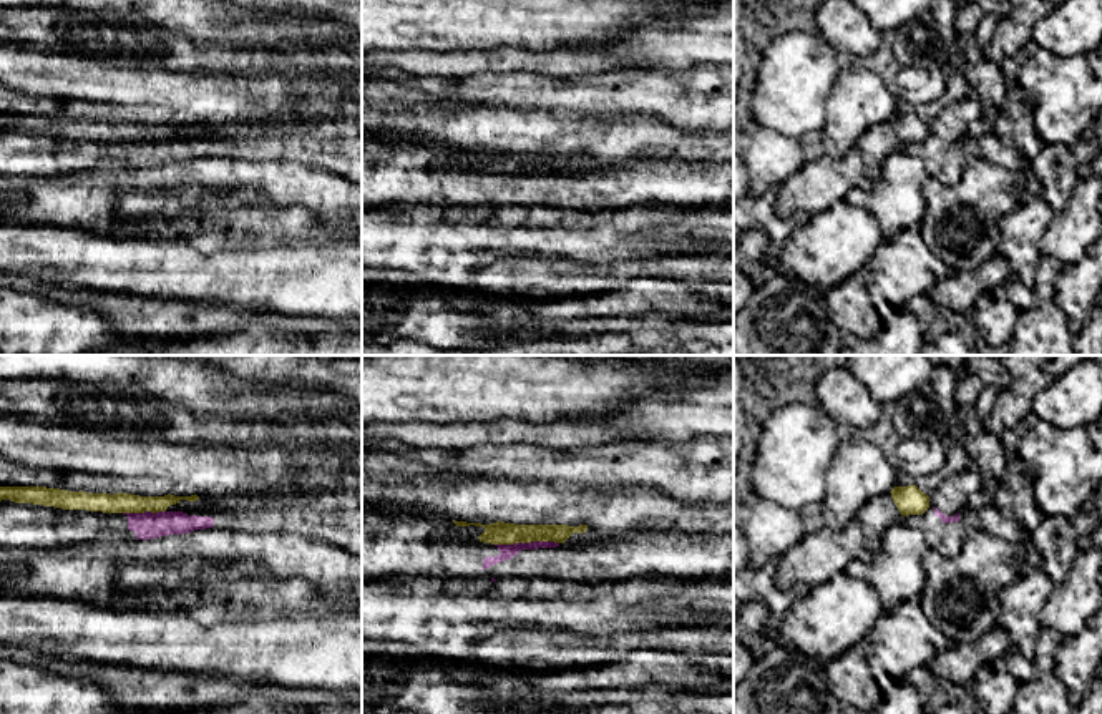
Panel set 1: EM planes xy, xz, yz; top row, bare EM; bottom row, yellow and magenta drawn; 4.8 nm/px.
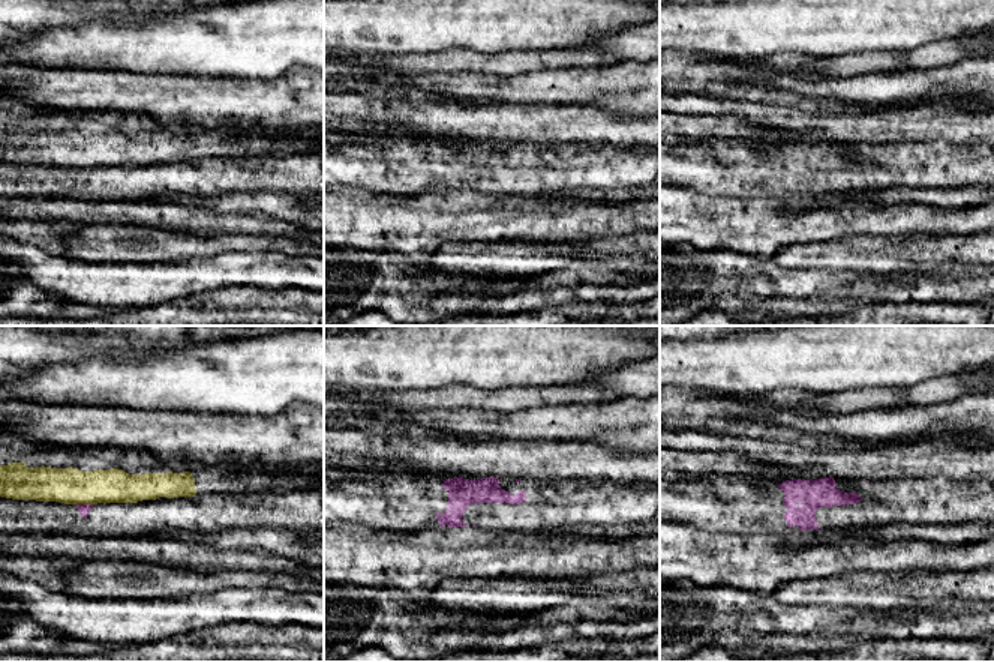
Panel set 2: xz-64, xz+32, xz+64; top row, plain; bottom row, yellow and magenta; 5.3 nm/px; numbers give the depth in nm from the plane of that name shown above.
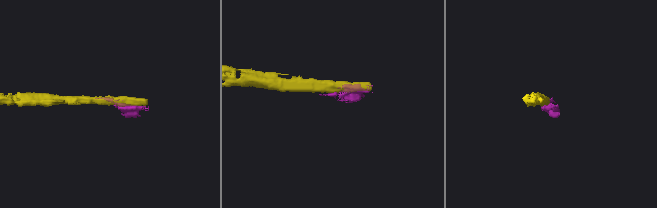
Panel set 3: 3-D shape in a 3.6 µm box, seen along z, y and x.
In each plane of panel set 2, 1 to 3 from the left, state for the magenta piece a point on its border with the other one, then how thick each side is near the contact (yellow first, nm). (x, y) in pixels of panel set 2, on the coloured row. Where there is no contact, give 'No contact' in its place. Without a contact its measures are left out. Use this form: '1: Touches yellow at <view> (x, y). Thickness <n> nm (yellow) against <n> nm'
1: Touches yellow at xz-64 (84, 503). Thickness 190 nm (yellow) against 60 nm
2: No contact
3: No contact

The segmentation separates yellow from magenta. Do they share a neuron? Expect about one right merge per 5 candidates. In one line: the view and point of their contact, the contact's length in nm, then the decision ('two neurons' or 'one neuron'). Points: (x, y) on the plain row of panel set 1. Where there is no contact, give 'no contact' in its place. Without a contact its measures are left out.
xz (526, 170) | 320 nm | two neurons

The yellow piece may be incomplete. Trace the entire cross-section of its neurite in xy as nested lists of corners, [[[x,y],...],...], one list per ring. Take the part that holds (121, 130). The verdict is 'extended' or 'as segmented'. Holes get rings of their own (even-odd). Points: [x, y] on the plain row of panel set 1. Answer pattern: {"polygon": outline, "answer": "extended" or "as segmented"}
{"polygon": [[[0,115],[0,130],[2,128],[55,134],[63,138],[88,138],[103,141],[158,141],[166,139],[171,133],[176,133],[181,128],[196,130],[199,125],[139,125],[123,120],[110,123],[68,120],[46,115]]], "answer": "as segmented"}

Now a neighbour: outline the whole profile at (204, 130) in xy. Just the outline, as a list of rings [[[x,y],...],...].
[[[201,125],[196,130],[179,128],[176,133],[168,134],[166,139],[194,141],[199,138],[221,138],[221,134],[211,125]]]

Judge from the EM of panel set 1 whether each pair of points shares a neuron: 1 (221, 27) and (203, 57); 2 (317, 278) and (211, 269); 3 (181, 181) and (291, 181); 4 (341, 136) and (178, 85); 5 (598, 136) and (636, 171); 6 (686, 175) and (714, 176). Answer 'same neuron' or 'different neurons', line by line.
1: different neurons
2: same neuron
3: same neuron
4: different neurons
5: different neurons
6: same neuron

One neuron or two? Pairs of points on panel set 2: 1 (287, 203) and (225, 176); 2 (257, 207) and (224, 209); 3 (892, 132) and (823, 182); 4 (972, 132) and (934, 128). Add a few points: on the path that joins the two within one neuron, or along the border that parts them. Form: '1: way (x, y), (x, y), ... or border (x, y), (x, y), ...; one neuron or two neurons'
1: border (233, 191), (278, 192), (297, 198); two neurons
2: way (249, 206), (231, 206); one neuron
3: border (909, 141), (876, 143), (870, 146); two neurons
4: way (963, 128), (943, 128); one neuron

